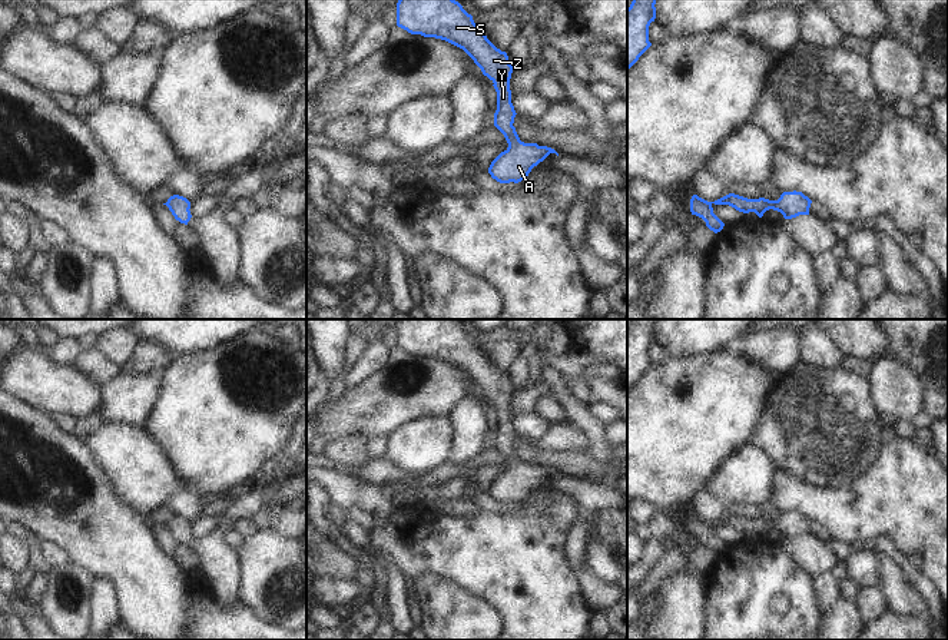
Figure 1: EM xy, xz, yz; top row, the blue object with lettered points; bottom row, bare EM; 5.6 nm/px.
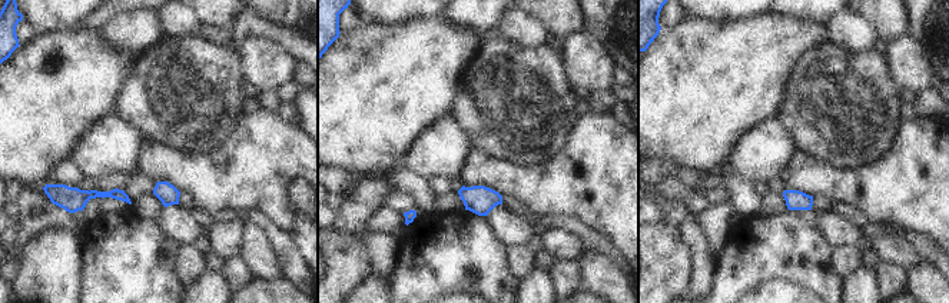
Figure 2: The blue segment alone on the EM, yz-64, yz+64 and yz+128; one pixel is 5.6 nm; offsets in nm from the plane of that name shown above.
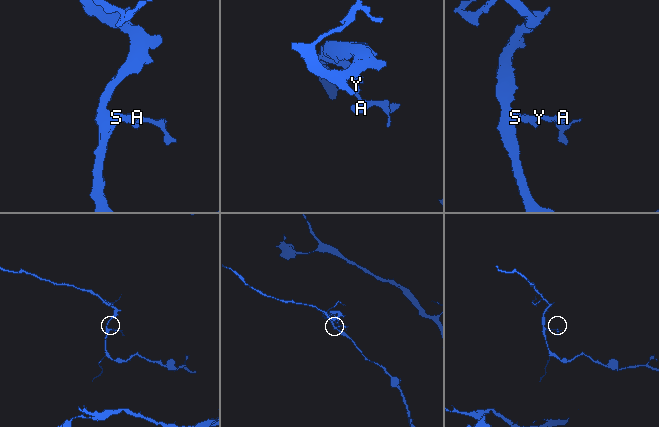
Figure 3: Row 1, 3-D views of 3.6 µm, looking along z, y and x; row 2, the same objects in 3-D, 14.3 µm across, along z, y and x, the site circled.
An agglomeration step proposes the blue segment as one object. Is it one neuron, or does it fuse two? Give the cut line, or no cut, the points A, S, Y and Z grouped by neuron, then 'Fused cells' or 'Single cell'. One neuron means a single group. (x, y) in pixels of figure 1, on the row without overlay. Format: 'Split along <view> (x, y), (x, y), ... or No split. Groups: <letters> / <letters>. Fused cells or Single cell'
No split. Groups: A S Y Z. Single cell

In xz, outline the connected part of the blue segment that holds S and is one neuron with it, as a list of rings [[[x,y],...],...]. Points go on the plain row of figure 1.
[[[400,319],[397,324],[397,346],[411,355],[441,359],[463,369],[481,389],[483,395],[494,404],[493,407],[497,412],[494,447],[504,455],[508,468],[491,483],[488,494],[493,500],[500,504],[518,504],[524,501],[531,490],[543,483],[550,474],[558,477],[551,468],[520,461],[516,448],[513,447],[517,434],[511,424],[510,399],[514,389],[508,382],[507,374],[497,369],[487,359],[481,348],[474,344],[473,336],[468,335],[458,322],[454,319]]]

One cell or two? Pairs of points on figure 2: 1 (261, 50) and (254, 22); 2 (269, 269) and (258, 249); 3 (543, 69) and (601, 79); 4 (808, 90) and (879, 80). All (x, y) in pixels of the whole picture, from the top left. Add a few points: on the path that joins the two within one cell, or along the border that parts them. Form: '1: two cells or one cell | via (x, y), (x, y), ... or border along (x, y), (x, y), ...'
1: two cells | border along (239, 46), (249, 37), (268, 36), (285, 50)
2: one cell | via (265, 265), (258, 253)
3: two cells | border along (561, 53), (566, 62), (566, 75), (576, 87)
4: one cell | via (825, 90), (862, 90)

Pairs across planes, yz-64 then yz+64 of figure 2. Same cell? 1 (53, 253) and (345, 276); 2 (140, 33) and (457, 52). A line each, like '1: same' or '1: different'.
1: different
2: different

